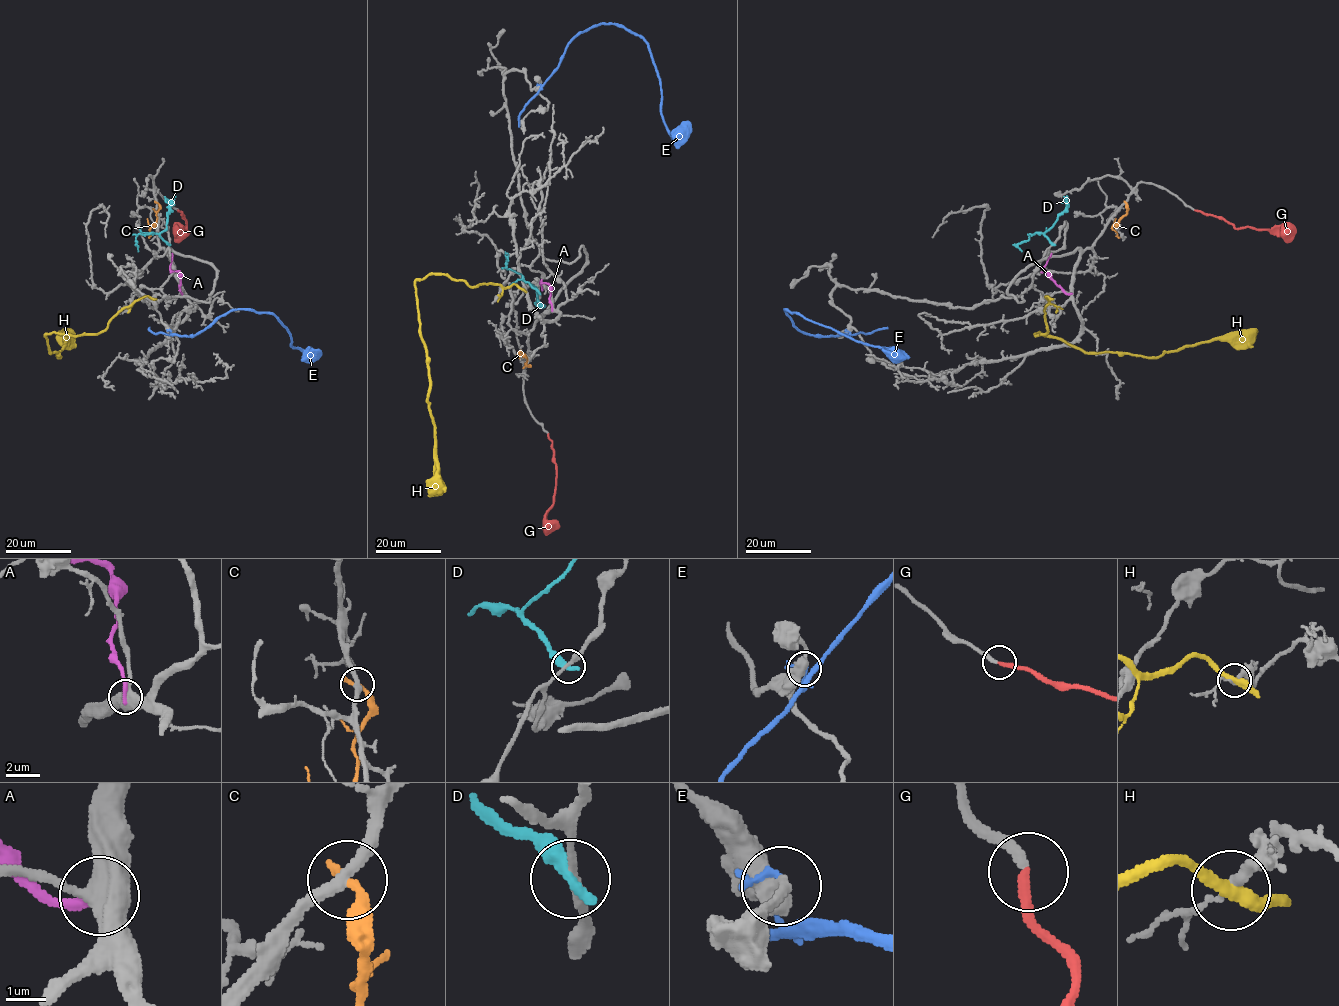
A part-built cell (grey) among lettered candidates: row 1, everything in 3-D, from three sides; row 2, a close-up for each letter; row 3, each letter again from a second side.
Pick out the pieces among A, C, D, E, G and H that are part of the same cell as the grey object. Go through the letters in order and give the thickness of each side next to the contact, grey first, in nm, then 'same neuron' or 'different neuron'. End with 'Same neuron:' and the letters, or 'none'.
A: calibres 480 and 280 nm; different neuron
C: calibres 320 and 300 nm; different neuron
D: calibres 240 and 440 nm; different neuron
E: calibres 550 and 160 nm; different neuron
G: calibres 260 and 260 nm; same neuron
H: calibres 240 and 360 nm; different neuron
Same neuron: G

